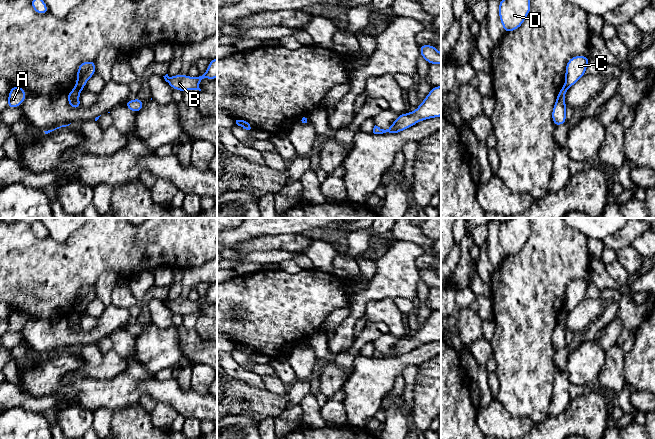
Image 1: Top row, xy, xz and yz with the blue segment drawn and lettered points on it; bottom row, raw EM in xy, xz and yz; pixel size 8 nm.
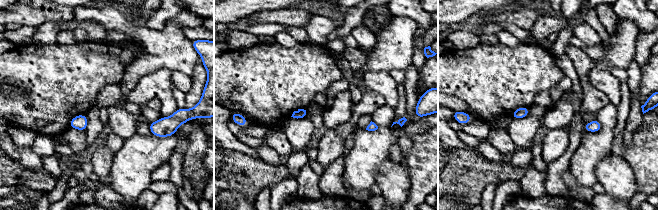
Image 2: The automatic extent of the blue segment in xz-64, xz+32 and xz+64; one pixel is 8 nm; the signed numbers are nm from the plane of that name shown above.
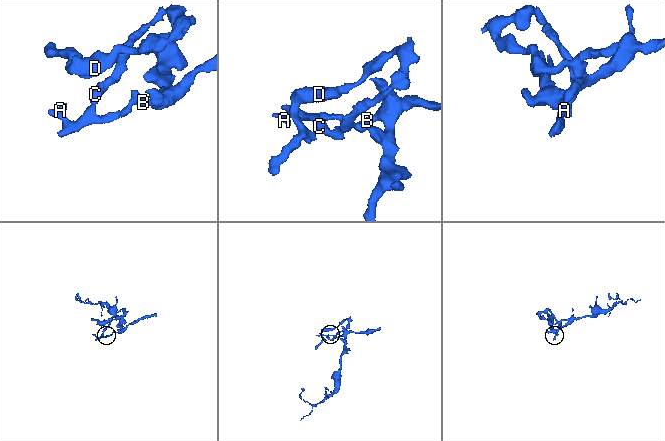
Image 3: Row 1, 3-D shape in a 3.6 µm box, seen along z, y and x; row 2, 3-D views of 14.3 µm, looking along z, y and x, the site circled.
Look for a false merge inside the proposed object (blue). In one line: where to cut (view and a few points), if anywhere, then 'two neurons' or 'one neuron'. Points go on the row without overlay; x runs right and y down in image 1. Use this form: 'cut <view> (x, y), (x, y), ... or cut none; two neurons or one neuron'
cut xy (75, 309), (82, 312); two neurons

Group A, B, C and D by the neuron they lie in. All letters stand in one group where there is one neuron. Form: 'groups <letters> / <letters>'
groups A B / C D

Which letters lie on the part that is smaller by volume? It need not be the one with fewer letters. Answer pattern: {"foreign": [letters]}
{"foreign": ["C", "D"]}

